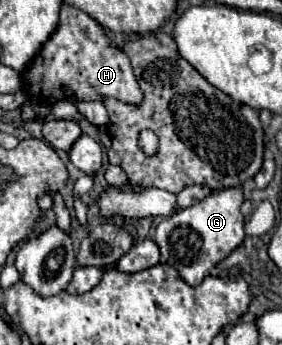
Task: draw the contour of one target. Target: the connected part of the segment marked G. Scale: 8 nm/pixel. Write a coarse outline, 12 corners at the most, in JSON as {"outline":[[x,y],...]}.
{"outline":[[219,189],[155,229],[191,287],[243,243],[243,193]]}

